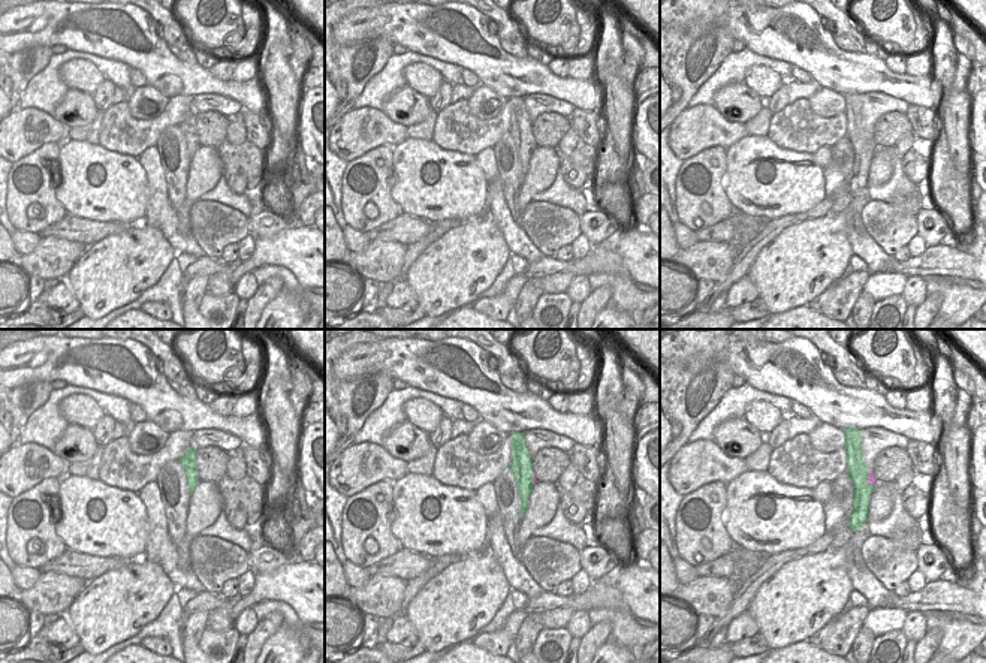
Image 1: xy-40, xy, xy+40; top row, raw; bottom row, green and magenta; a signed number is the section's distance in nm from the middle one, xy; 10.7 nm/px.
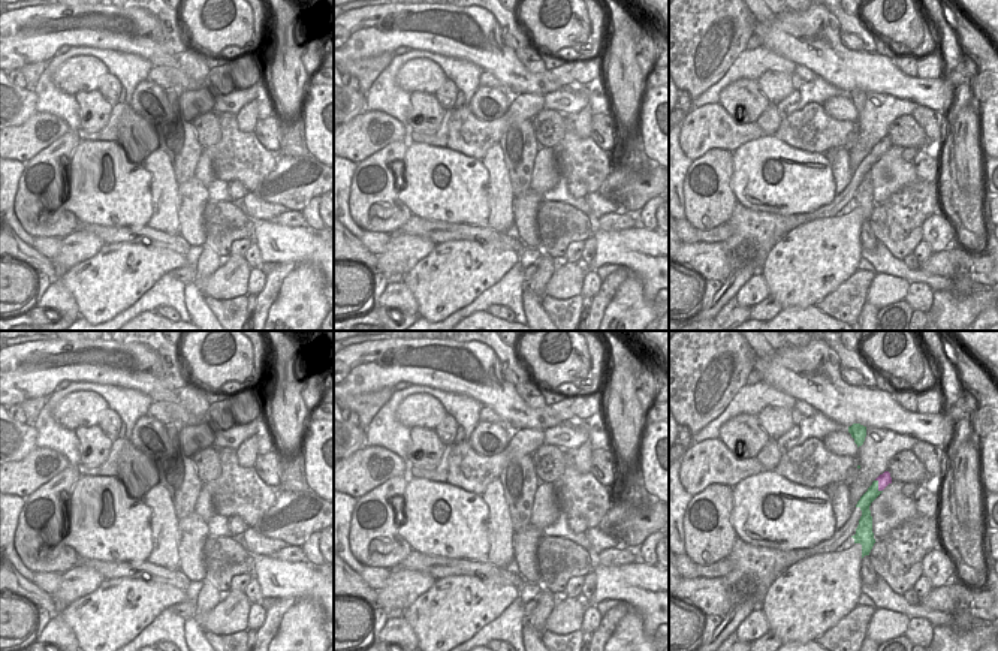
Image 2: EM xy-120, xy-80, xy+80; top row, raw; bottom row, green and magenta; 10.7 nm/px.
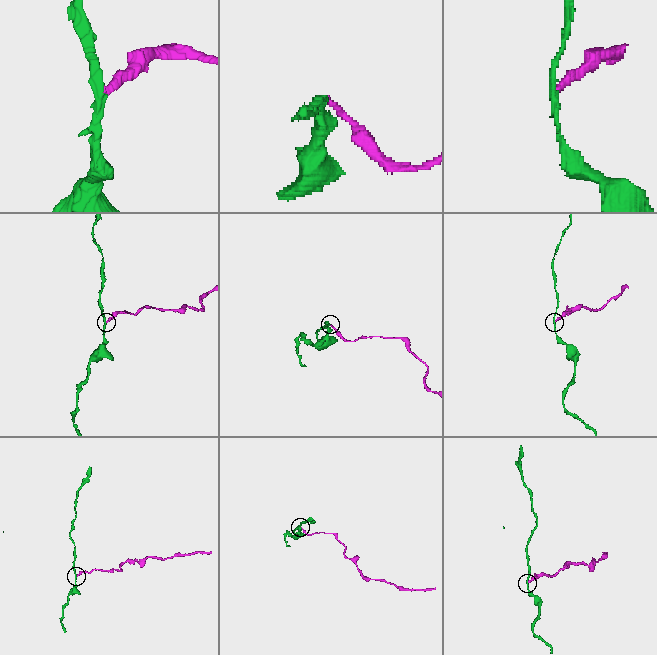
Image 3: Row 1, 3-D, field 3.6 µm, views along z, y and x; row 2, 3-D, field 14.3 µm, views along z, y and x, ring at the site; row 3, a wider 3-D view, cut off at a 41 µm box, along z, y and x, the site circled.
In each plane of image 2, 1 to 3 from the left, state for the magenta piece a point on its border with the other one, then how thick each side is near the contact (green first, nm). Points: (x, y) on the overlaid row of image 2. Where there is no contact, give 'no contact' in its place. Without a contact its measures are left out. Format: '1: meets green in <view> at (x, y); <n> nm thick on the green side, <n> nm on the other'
1: no contact
2: no contact
3: meets green in xy+80 at (877, 485); 140 nm thick on the green side, 140 nm on the other

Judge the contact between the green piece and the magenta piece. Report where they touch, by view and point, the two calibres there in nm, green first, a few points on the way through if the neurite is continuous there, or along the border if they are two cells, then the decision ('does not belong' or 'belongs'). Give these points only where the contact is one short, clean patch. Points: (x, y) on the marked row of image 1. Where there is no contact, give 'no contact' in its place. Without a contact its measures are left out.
contact xy+40 (867, 479); calibres 220 and 100 nm; border xy+40 (868, 470), (867, 481), (874, 487); does not belong

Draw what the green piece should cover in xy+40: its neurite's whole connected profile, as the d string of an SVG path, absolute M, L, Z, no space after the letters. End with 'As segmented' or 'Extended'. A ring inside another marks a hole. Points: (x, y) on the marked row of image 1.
M847 428L845 434L845 450L847 450L847 473L854 486L853 512L850 513L850 530L854 533L868 519L869 498L874 491L874 485L869 485L865 456L862 453L862 437L860 430Z. As segmented.

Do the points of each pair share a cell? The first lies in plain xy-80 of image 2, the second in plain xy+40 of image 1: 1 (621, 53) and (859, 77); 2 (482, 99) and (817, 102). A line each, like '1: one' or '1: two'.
1: two
2: one

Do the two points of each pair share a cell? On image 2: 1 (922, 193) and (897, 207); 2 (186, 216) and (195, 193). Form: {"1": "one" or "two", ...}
{"1": "one", "2": "one"}

